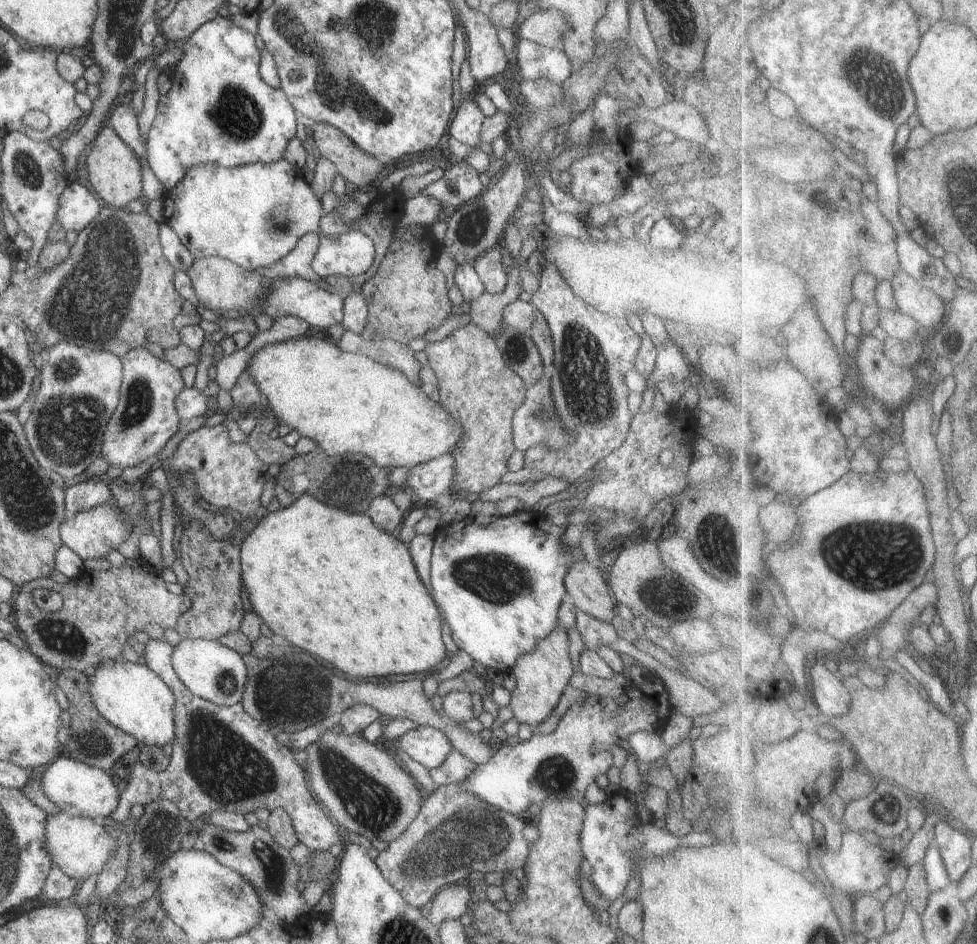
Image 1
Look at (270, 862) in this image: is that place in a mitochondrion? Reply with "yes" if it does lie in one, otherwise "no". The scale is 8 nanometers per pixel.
yes

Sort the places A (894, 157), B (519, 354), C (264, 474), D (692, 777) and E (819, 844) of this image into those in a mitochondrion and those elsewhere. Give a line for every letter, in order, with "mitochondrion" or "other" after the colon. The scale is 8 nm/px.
A: other
B: mitochondrion
C: other
D: other
E: other

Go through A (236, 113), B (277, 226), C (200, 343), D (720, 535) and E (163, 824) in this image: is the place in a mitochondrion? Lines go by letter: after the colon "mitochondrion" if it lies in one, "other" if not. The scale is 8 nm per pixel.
A: mitochondrion
B: mitochondrion
C: other
D: mitochondrion
E: mitochondrion

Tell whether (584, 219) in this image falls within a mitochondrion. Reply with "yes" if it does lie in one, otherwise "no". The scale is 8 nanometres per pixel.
no

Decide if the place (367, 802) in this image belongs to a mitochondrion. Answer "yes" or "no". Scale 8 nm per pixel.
yes

